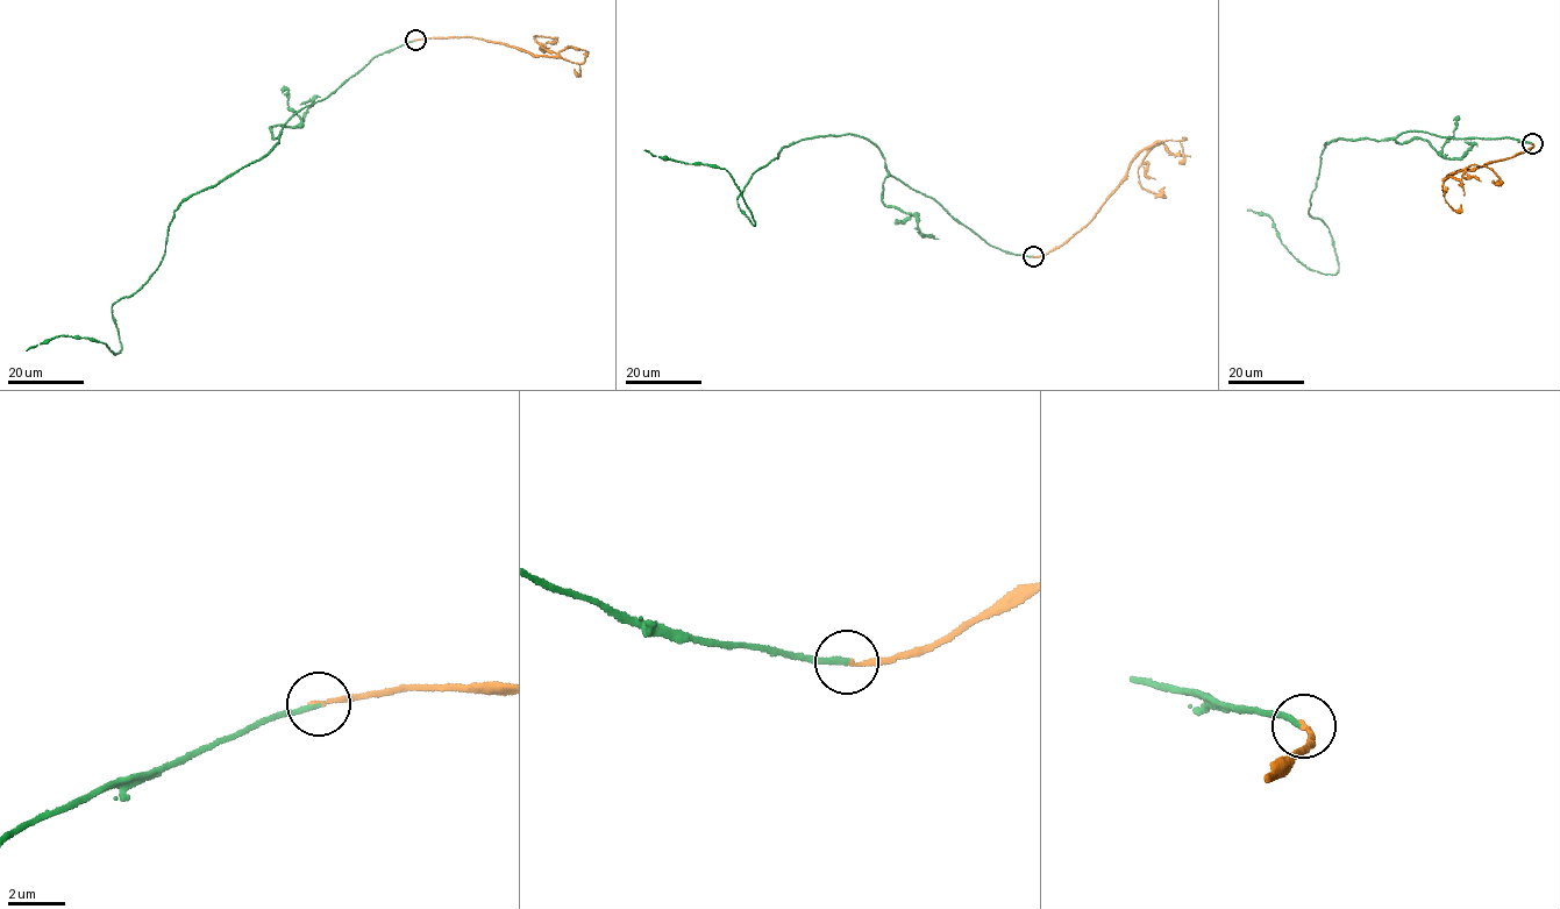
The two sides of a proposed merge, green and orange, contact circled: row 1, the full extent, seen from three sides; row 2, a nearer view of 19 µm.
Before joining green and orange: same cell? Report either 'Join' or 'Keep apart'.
Join

